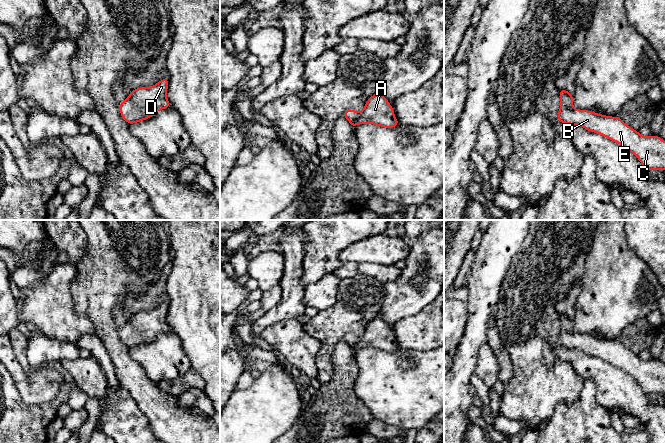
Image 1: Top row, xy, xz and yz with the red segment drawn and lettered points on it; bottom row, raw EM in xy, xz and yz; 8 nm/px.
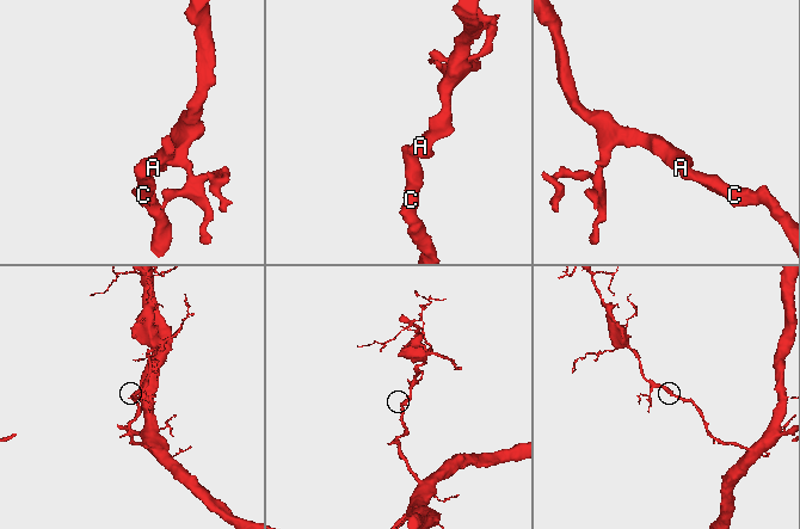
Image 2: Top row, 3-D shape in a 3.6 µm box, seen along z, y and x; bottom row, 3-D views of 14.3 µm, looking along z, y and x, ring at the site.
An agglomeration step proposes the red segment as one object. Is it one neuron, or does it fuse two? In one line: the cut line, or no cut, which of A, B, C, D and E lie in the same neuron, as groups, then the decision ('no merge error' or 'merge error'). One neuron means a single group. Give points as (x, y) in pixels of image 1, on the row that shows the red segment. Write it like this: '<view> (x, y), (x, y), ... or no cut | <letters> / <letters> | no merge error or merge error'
no cut | A B C D E | no merge error

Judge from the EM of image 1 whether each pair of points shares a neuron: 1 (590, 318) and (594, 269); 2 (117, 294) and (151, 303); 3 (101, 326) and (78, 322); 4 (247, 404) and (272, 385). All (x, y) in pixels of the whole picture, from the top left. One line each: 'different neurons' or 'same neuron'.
1: same neuron
2: different neurons
3: different neurons
4: same neuron

